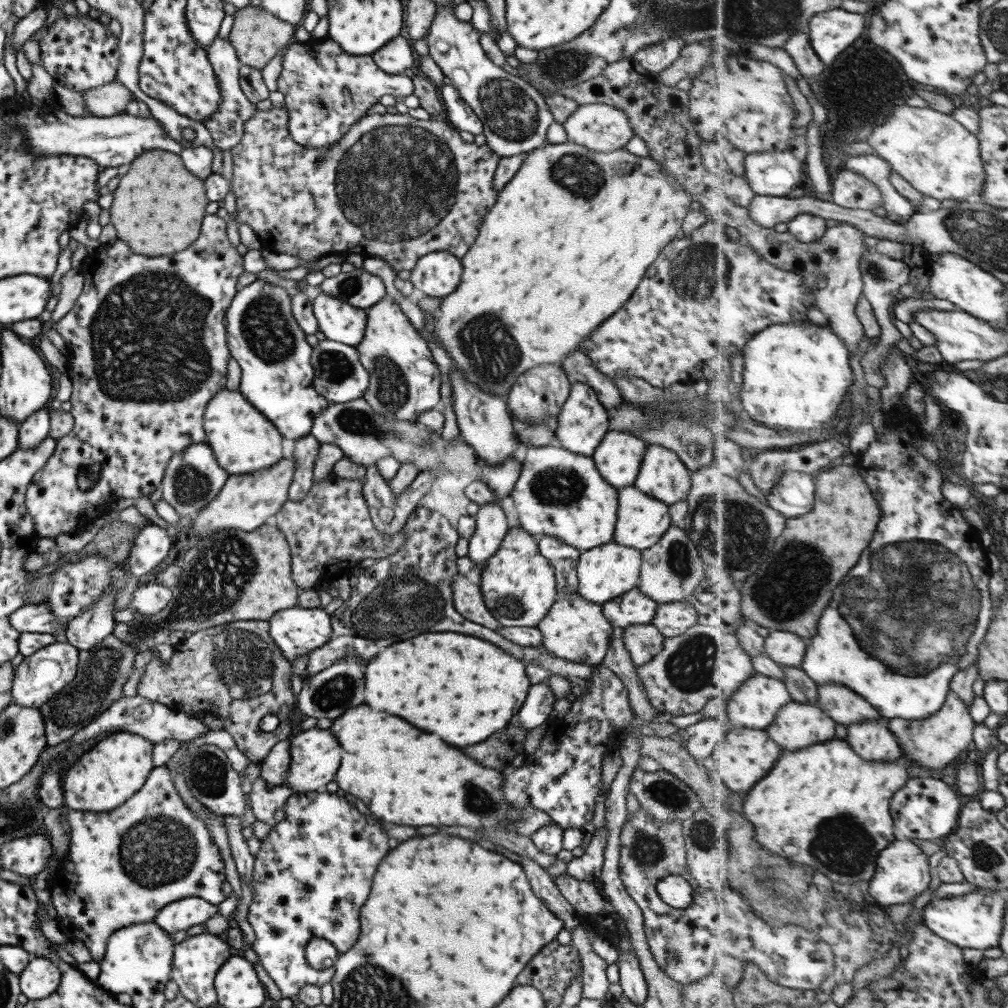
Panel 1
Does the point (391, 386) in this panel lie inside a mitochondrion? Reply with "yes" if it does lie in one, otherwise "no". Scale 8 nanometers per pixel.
yes

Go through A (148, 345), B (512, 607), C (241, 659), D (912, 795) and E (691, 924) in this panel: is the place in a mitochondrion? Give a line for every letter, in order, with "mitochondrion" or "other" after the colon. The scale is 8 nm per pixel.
A: mitochondrion
B: mitochondrion
C: mitochondrion
D: other
E: other

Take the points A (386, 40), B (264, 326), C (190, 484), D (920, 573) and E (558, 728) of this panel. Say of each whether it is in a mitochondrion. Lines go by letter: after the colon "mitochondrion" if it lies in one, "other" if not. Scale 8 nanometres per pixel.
A: other
B: mitochondrion
C: mitochondrion
D: mitochondrion
E: other

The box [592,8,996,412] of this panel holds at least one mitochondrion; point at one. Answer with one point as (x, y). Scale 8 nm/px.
(694, 275)

